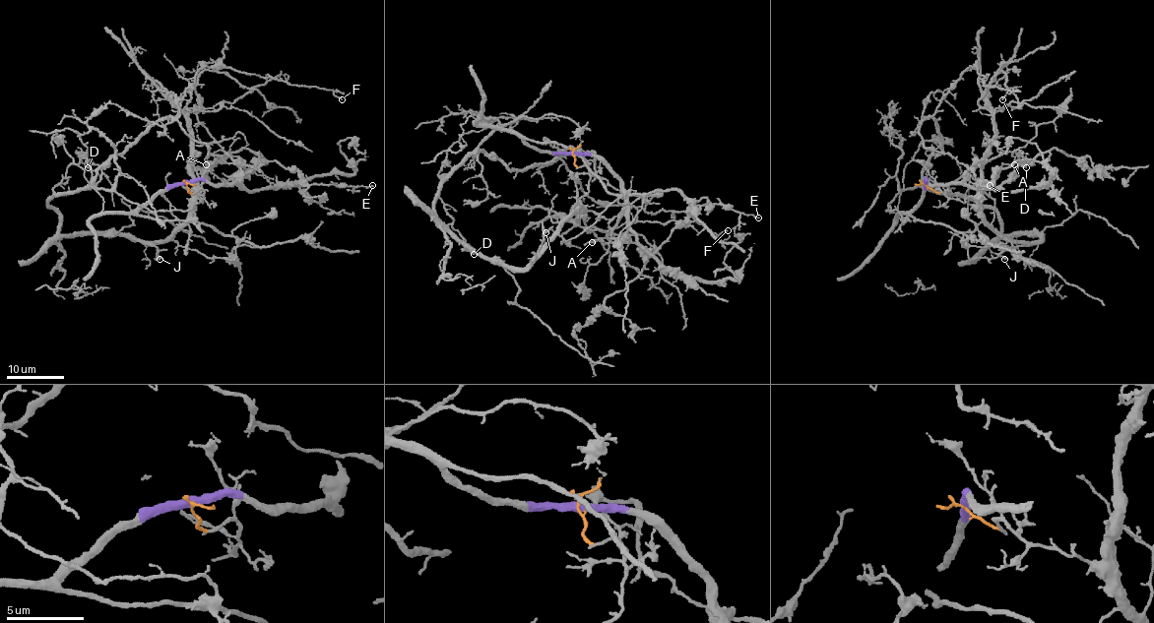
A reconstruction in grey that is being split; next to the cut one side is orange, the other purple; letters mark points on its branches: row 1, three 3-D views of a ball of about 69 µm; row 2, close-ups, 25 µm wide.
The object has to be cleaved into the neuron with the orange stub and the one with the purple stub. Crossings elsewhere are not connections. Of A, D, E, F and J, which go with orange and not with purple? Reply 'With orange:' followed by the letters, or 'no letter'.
With orange: D, F, J

